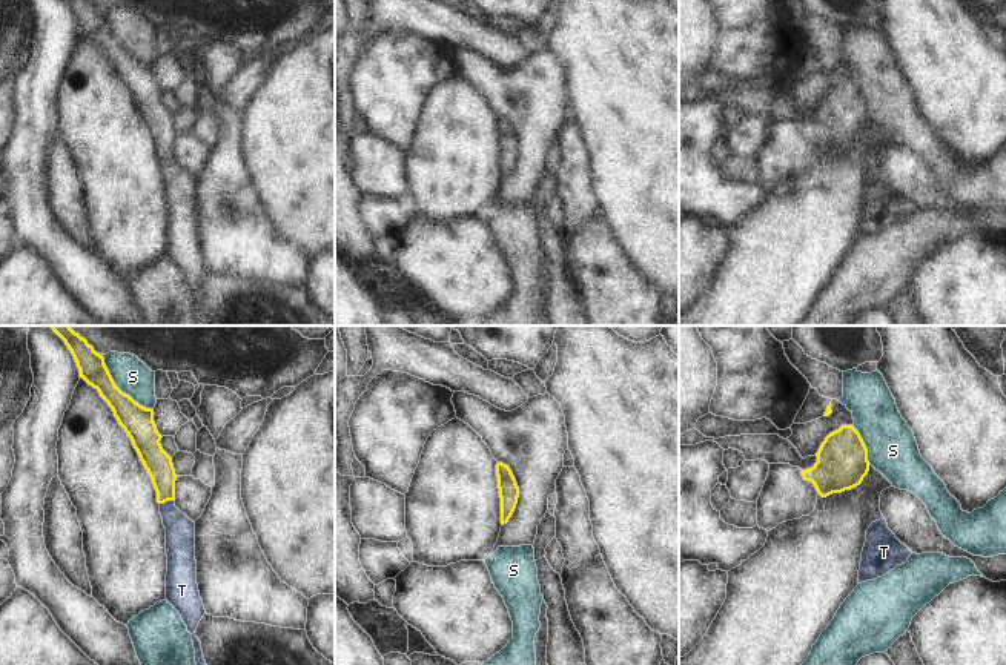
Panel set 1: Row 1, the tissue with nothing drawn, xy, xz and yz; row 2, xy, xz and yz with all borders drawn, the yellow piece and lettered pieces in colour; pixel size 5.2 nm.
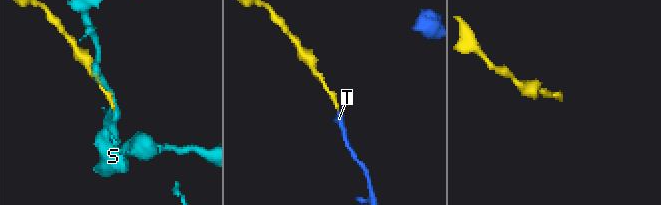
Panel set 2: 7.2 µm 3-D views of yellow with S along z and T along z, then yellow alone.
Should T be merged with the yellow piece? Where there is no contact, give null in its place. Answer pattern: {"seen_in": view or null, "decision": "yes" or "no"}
{"seen_in": "xy", "decision": "yes"}

